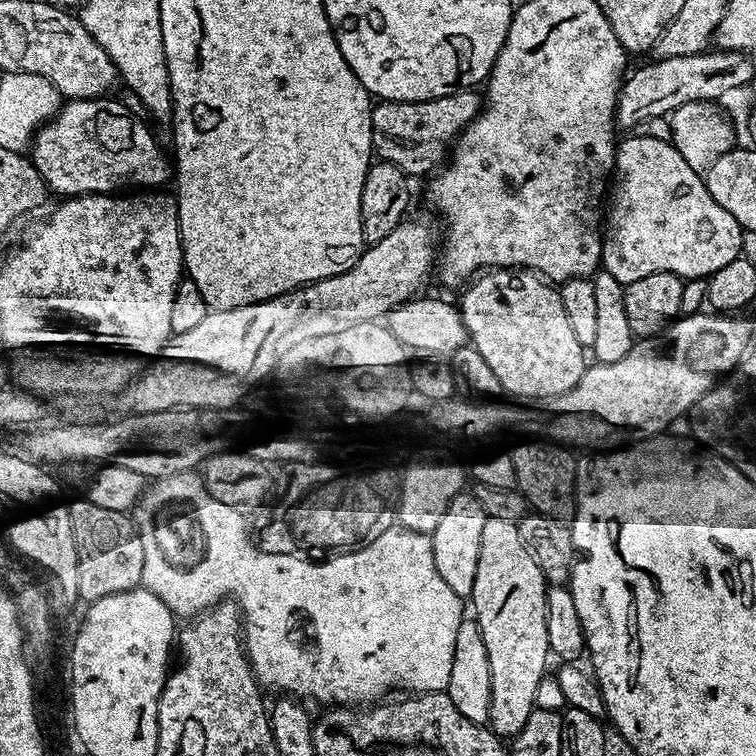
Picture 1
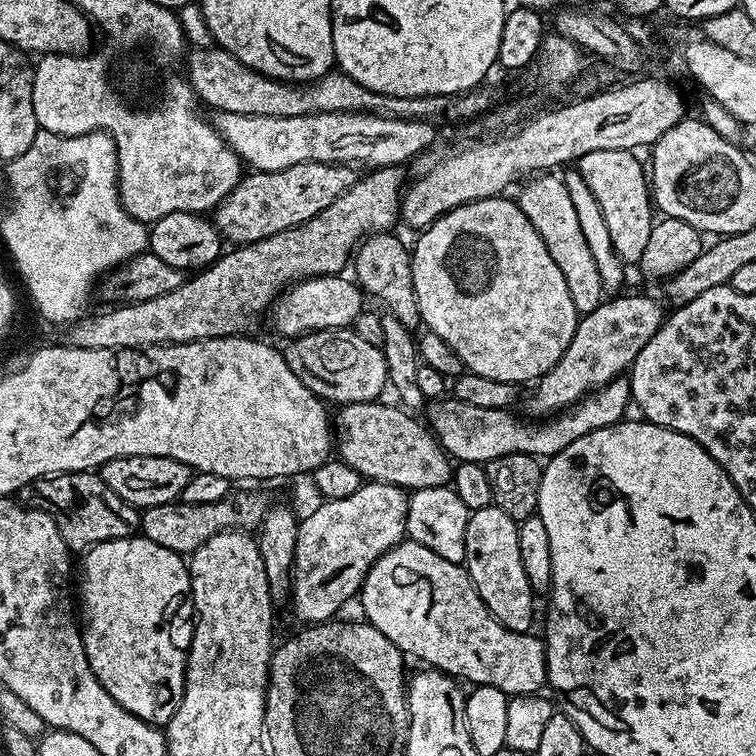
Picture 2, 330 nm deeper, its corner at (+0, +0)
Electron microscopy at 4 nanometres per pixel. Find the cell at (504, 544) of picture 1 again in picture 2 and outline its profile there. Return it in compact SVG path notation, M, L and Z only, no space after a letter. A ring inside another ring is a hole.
M495 506L483 508L471 513L466 526L466 554L464 564L472 584L478 590L482 602L490 610L490 614L502 626L512 632L532 632L532 599L534 593L530 582L526 582L526 570L522 570L522 554L518 550L518 524L510 518L510 514Z

